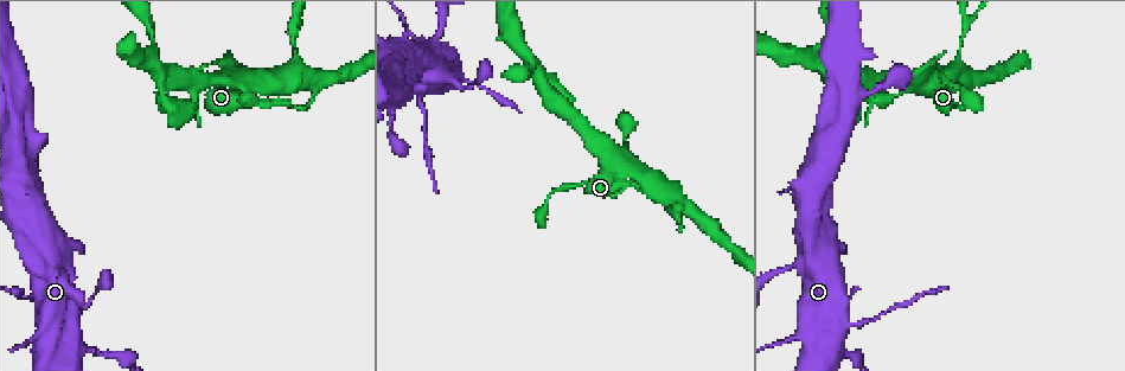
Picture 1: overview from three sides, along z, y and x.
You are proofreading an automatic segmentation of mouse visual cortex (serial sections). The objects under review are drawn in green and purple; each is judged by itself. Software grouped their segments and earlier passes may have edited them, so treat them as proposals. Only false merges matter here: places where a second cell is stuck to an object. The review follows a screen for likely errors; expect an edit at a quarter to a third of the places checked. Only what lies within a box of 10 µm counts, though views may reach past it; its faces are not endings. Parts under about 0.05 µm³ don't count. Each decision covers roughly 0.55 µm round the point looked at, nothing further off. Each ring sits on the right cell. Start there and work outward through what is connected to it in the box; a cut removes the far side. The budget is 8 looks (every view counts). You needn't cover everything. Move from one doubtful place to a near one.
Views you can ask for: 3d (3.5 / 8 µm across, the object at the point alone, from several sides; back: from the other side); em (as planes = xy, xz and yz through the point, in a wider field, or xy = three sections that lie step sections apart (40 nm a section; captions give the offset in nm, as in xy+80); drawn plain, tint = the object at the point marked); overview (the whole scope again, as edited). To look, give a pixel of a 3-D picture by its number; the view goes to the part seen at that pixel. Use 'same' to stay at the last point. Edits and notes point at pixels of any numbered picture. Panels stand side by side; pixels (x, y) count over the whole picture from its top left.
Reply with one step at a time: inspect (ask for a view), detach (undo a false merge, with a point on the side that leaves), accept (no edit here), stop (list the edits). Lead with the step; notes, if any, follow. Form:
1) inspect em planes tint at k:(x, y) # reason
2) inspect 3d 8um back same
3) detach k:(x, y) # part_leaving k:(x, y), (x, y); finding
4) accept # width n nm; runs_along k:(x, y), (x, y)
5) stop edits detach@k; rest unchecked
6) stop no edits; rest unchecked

inspect 3d 3.5um at 1:(942, 86)

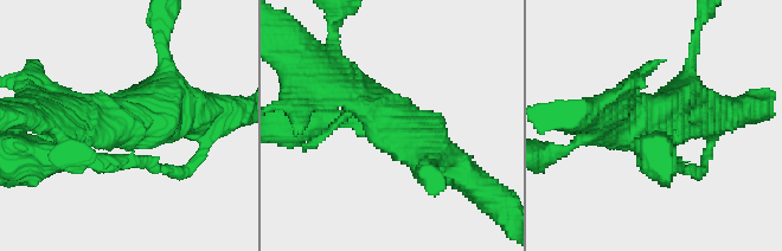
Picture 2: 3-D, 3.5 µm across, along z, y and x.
inspect em xy step 2 tint at 2:(130, 131)

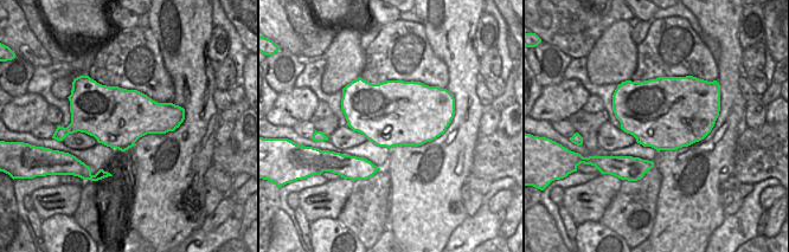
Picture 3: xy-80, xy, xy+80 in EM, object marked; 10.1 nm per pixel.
accept # width 650 nm; runs_along 2:(647, 158), (610, 117); one cell here

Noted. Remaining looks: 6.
inspect 3d 3.5um back at 1:(294, 23) # calibre changes

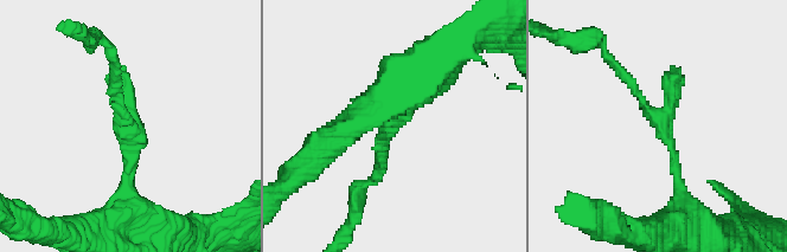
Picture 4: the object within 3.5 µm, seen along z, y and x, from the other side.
inspect em xy step 3 plain at 4:(394, 122)

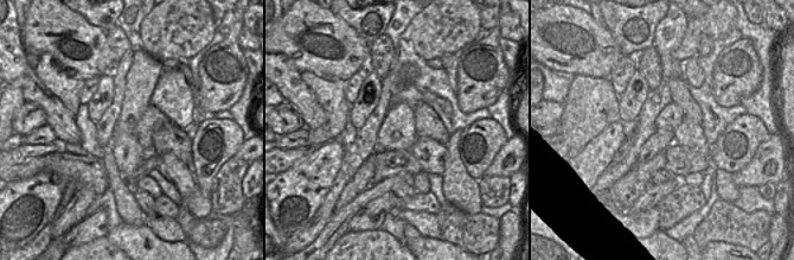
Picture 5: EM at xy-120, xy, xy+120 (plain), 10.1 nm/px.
inspect em xy step 3 tint same

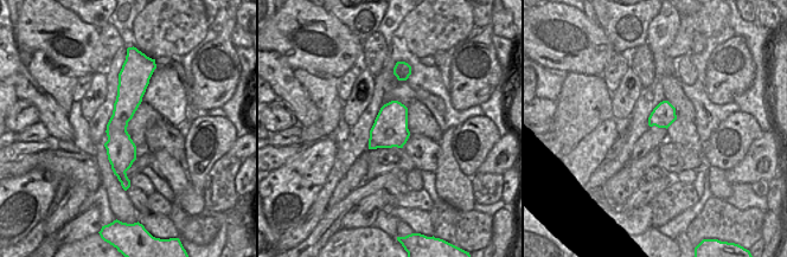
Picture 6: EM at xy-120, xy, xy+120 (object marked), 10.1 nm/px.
detach 4:(119, 117) # part_leaving 4:(133, 150), (126, 92), (104, 78); a second cell is stuck on

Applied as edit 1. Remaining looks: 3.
inspect 3d 3.5um back at 1:(422, 98) # calibre changes

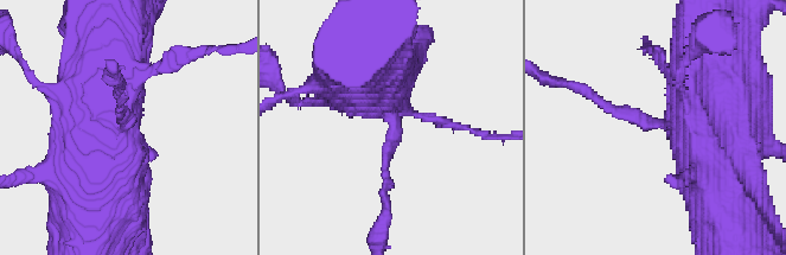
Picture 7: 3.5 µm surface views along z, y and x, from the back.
inspect em xy step 5 tint at 7:(393, 128) # now the EM

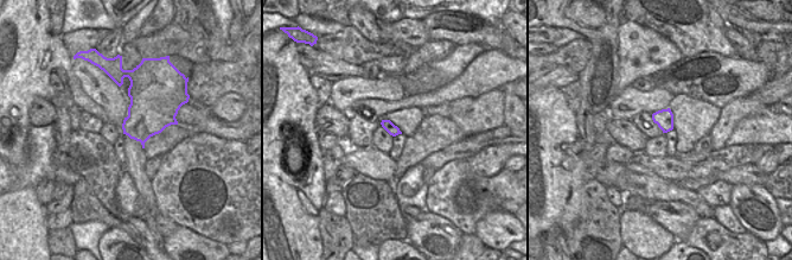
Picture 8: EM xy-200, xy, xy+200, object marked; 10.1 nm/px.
accept # runs_along 7:(374, 81), (395, 120), (384, 192); all the same cell

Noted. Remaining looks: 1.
stop edits detach@4; rest unchecked

